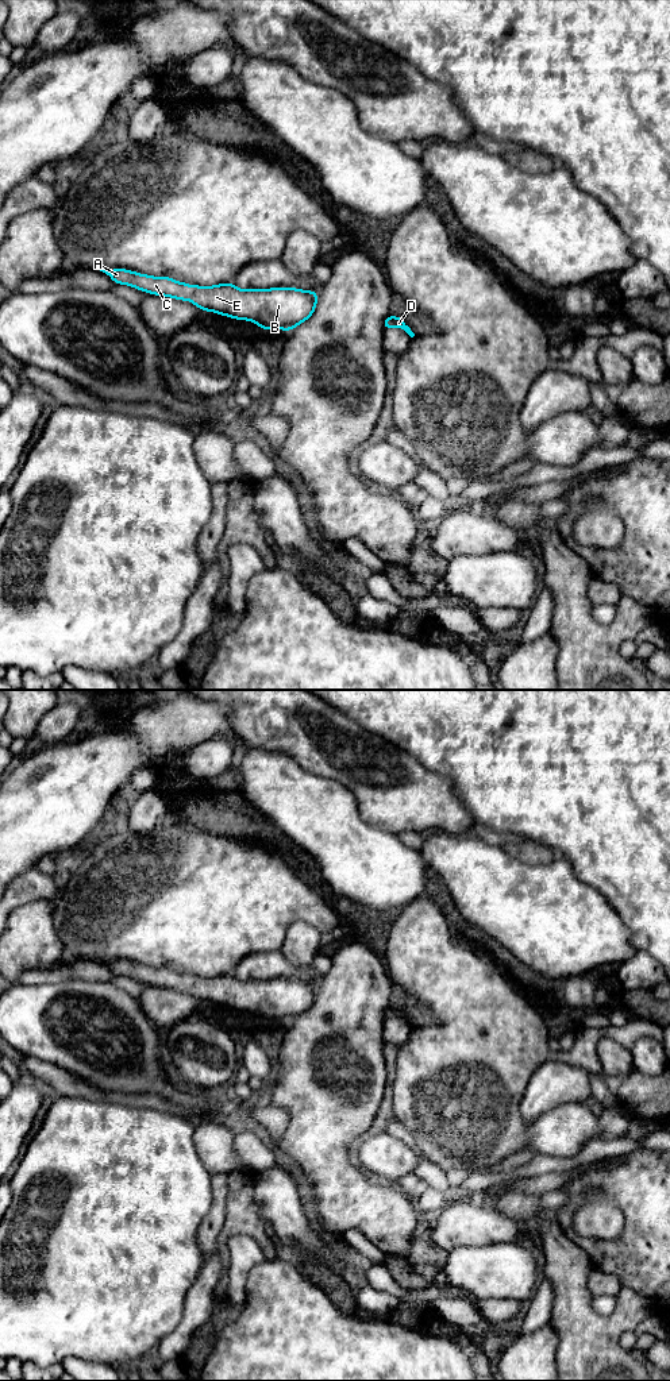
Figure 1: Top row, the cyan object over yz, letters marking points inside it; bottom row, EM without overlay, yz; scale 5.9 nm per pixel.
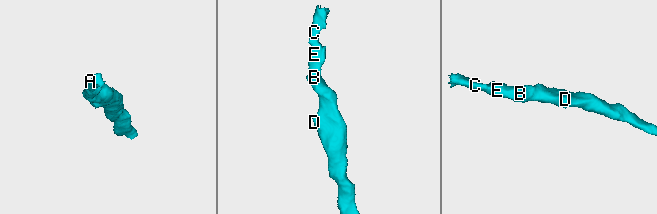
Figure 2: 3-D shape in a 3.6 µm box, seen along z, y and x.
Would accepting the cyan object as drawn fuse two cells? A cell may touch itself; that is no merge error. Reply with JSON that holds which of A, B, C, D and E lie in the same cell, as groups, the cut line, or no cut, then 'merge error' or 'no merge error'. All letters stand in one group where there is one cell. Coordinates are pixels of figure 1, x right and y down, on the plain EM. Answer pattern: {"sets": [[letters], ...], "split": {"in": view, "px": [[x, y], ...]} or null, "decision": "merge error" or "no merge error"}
{"sets": [["A", "B", "C", "D", "E"]], "split": null, "decision": "no merge error"}

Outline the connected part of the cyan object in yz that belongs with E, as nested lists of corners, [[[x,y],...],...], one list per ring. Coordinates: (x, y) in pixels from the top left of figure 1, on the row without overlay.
[[[127,960],[100,961],[115,975],[128,976],[149,985],[189,991],[203,1003],[235,1011],[249,1011],[265,1021],[290,1022],[315,1003],[317,983],[296,979],[242,981],[232,973],[213,977],[188,976],[170,968],[153,968]]]

